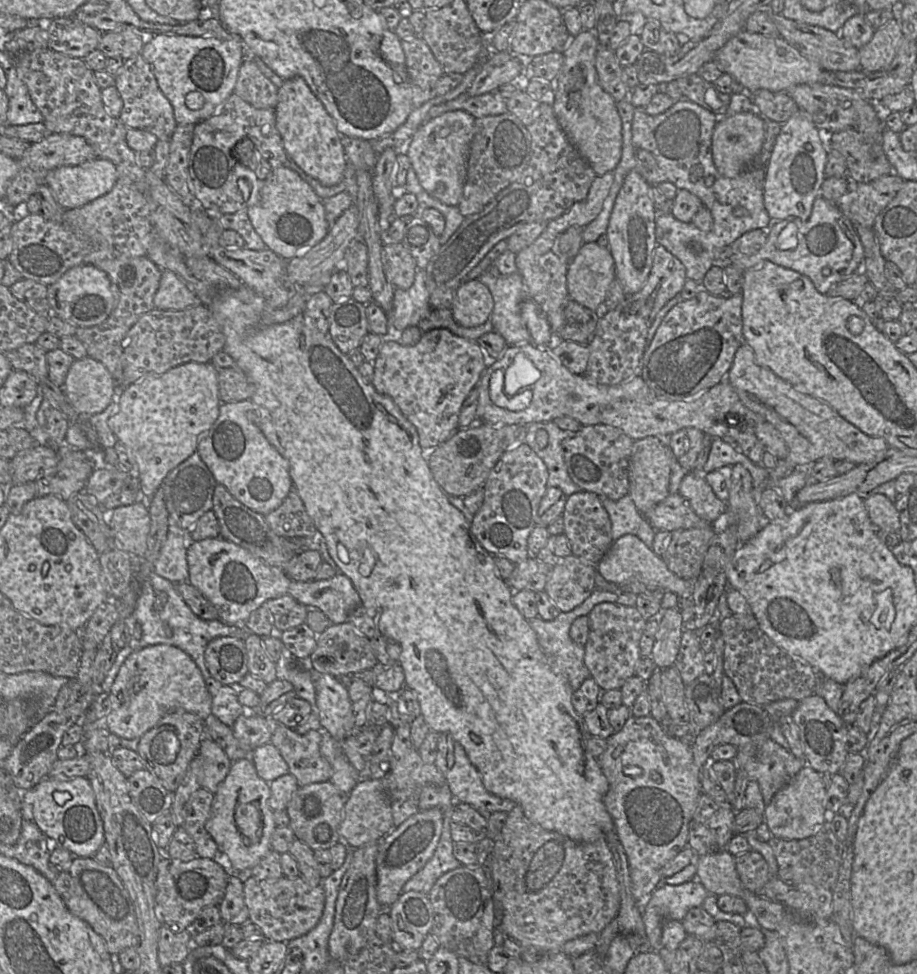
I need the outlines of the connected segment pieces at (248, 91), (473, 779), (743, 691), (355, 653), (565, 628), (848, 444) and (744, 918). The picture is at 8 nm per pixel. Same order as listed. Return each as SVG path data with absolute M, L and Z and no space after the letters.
M253 59L243 61L234 94L258 109L274 110L278 102L278 88L263 74Z
M454 741L454 765L445 773L452 794L452 805L466 803L486 819L497 811L509 813L516 805L514 801L500 798L488 792L482 777L470 762L463 746Z
M732 615L717 624L724 639L723 668L742 699L759 707L784 699L798 702L814 694L816 671L808 663L789 656L764 633L753 615Z
M350 622L330 624L320 635L317 645L309 656L309 667L319 673L331 674L334 677L353 675L357 672L372 669L377 664L370 639Z
M595 588L592 594L579 606L569 612L560 612L552 621L546 621L537 616L529 621L530 626L536 633L538 643L543 652L553 660L556 666L566 675L573 691L580 688L582 683L590 677L590 671L585 665L585 646L575 643L570 637L570 627L573 621L580 616L588 616L591 610L599 603L617 601L618 595Z
M742 343L734 355L734 359L725 378L737 392L741 402L748 409L764 417L780 433L788 448L786 459L777 463L776 467L769 469L769 476L779 480L793 472L795 467L810 466L823 457L836 460L847 460L855 465L872 463L880 459L889 448L887 442L881 437L872 437L860 431L853 424L841 417L827 403L808 394L797 391L793 386L777 376L768 368L761 367L755 360L752 349Z
M691 880L680 885L659 884L646 900L641 901L641 905L643 905L643 922L647 936L647 945L651 950L658 952L662 947L661 939L664 923L669 920L682 921L690 909L700 906L702 906L716 922L729 921L740 928L745 928L752 924L748 912L745 915L723 912L718 907L717 901L718 896L710 894L698 880Z

